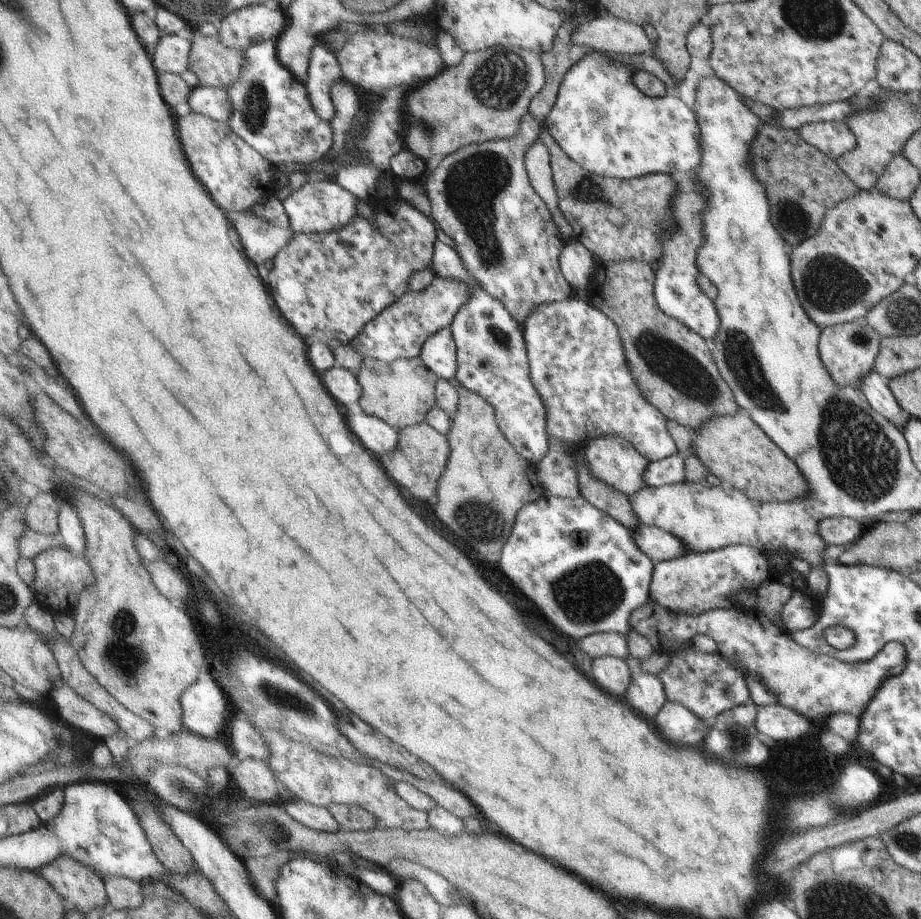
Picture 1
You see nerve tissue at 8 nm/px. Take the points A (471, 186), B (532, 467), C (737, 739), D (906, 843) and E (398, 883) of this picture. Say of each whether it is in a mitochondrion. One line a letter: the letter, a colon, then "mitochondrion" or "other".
A: mitochondrion
B: other
C: mitochondrion
D: mitochondrion
E: other

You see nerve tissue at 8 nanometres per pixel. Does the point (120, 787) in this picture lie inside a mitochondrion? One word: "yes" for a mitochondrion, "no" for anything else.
no

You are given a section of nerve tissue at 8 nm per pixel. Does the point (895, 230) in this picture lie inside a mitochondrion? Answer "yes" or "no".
no

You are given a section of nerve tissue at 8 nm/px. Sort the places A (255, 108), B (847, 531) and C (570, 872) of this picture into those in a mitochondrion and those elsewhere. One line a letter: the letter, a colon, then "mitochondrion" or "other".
A: mitochondrion
B: other
C: other

